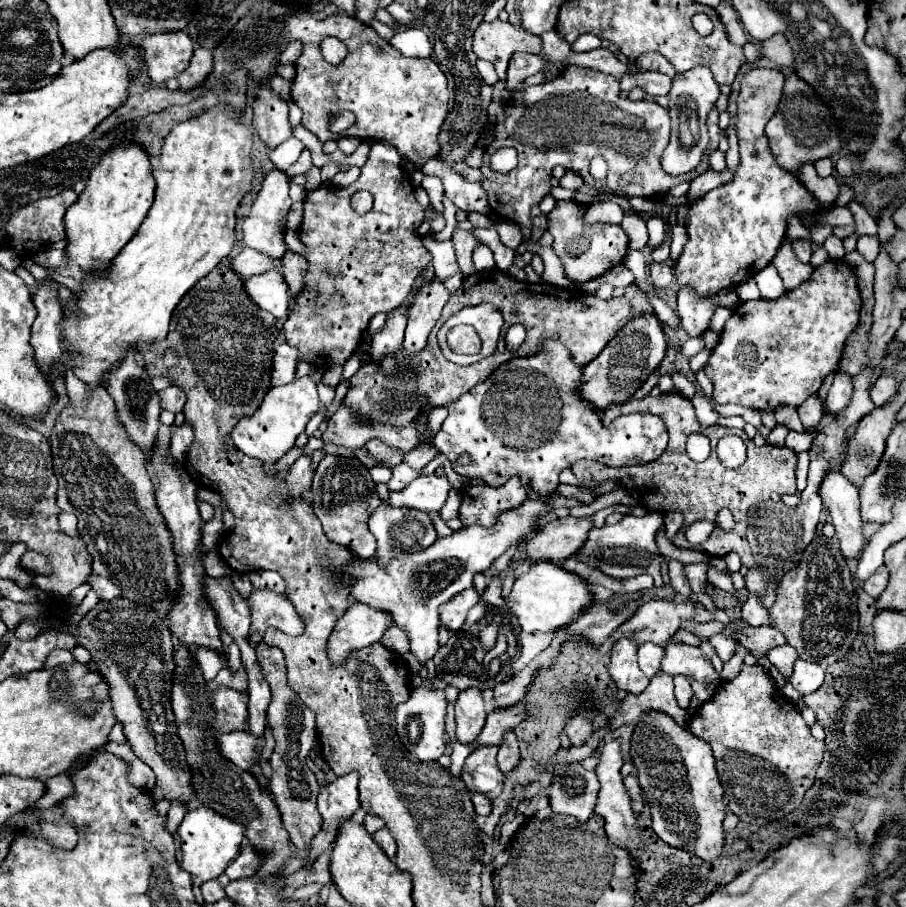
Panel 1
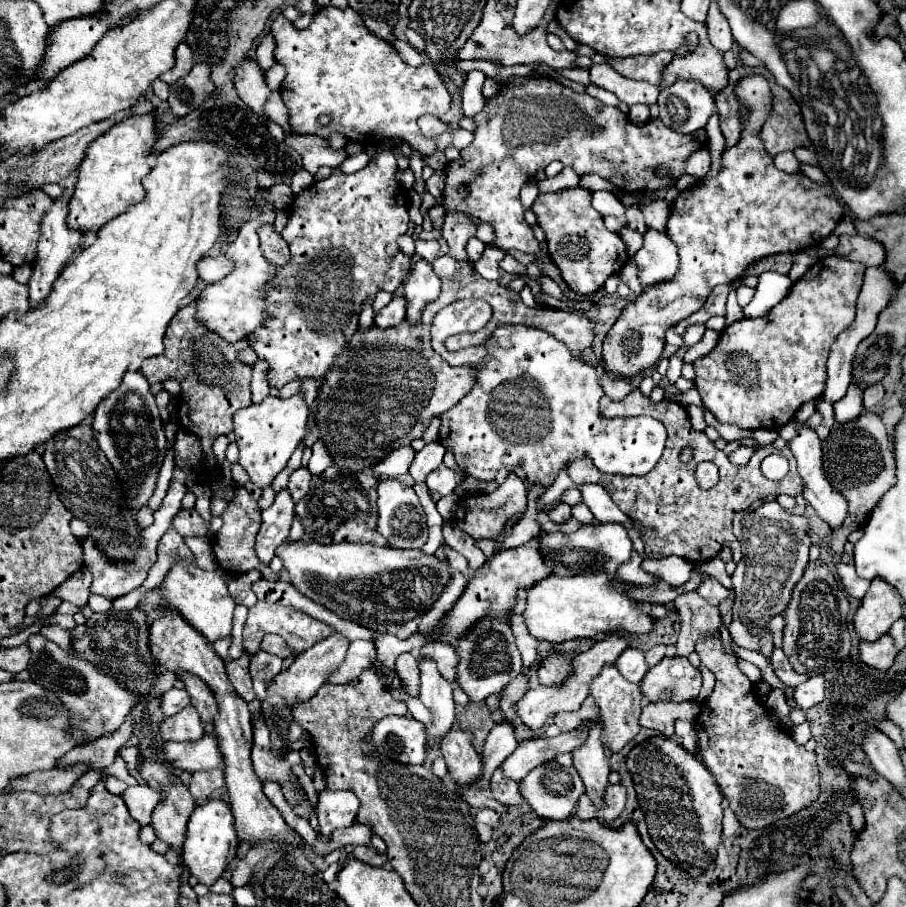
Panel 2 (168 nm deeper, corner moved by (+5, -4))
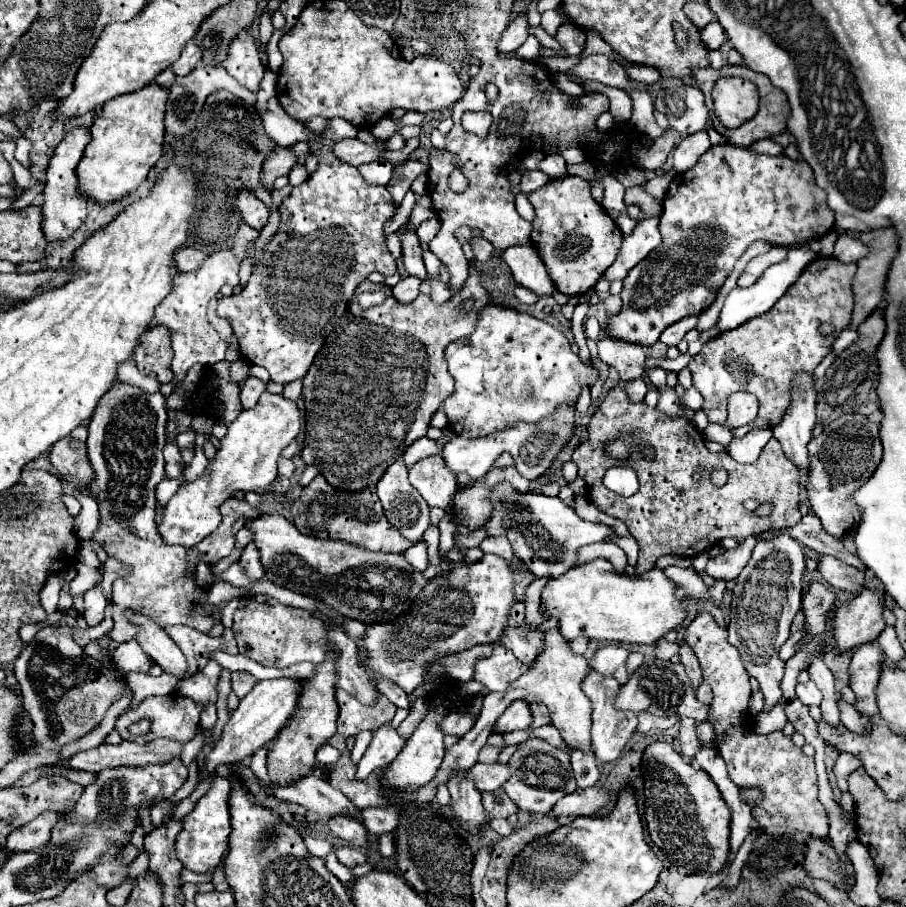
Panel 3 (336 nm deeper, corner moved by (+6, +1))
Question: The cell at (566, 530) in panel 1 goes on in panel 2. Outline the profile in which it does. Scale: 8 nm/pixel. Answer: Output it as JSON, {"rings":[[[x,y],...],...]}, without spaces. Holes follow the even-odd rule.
{"rings":[[[533,537],[529,543],[515,547],[515,549],[505,549],[499,551],[491,563],[485,563],[475,577],[467,583],[467,589],[463,597],[455,603],[451,613],[447,615],[447,625],[445,633],[453,633],[457,639],[463,635],[463,629],[471,625],[471,621],[479,621],[485,613],[495,613],[495,617],[511,617],[513,613],[513,603],[515,603],[515,593],[517,589],[527,589],[533,585],[533,581],[541,581],[551,573],[551,569],[545,565],[545,559],[541,555],[541,541],[539,537]]]}

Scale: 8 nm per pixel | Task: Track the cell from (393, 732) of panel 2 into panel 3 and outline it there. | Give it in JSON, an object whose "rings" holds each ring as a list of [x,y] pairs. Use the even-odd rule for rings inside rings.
{"rings":[[[384,724],[382,728],[374,730],[372,736],[374,736],[372,744],[362,756],[358,770],[356,770],[358,780],[368,778],[368,774],[372,774],[376,768],[386,768],[406,744],[406,740],[398,736],[398,732],[390,724]]]}

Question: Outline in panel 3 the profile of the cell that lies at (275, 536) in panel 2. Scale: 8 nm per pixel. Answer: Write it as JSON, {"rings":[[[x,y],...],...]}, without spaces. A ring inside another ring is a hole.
{"rings":[[[250,542],[250,544],[244,548],[244,552],[242,552],[238,564],[244,568],[244,572],[246,572],[246,576],[248,576],[250,580],[258,580],[258,578],[264,576],[262,564],[260,564],[260,556],[258,556],[258,550],[254,548],[254,542]]]}

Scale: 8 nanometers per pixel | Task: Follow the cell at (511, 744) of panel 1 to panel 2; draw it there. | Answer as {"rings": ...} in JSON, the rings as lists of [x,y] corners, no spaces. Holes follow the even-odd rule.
{"rings":[[[499,767],[491,777],[491,795],[503,805],[521,805],[525,799],[519,793],[519,785],[503,775],[503,769]]]}

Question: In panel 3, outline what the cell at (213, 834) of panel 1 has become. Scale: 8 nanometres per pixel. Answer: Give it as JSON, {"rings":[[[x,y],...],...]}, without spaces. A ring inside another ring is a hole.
{"rings":[[[216,776],[212,780],[210,790],[196,802],[194,810],[184,818],[182,832],[176,836],[176,856],[184,864],[184,868],[190,868],[194,872],[212,872],[220,864],[228,848],[228,836],[232,832],[228,812],[230,790],[232,790],[230,780]]]}

